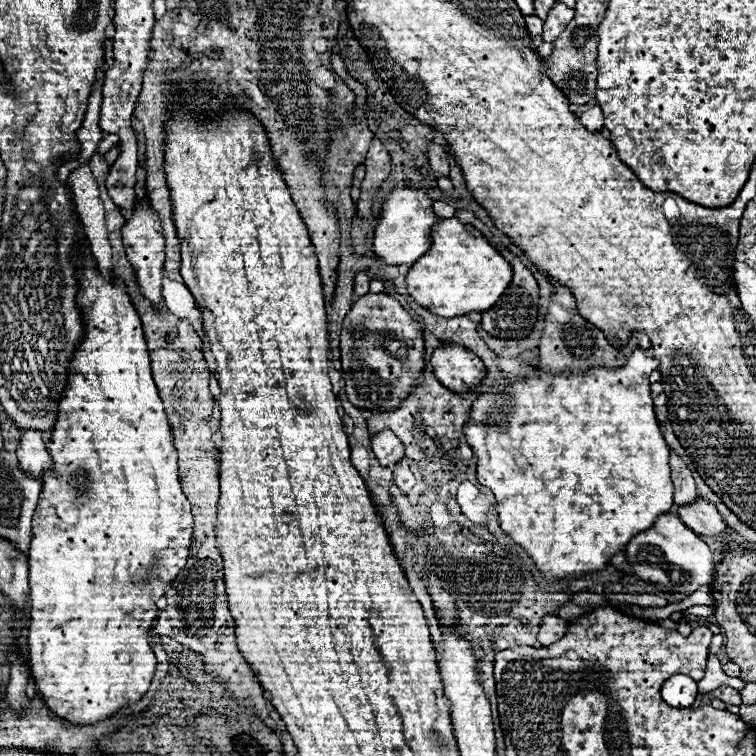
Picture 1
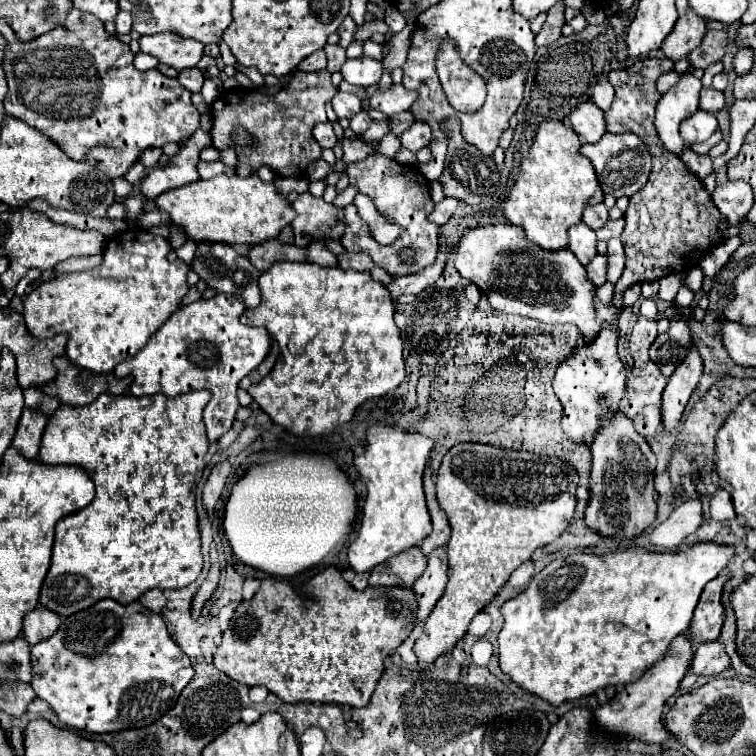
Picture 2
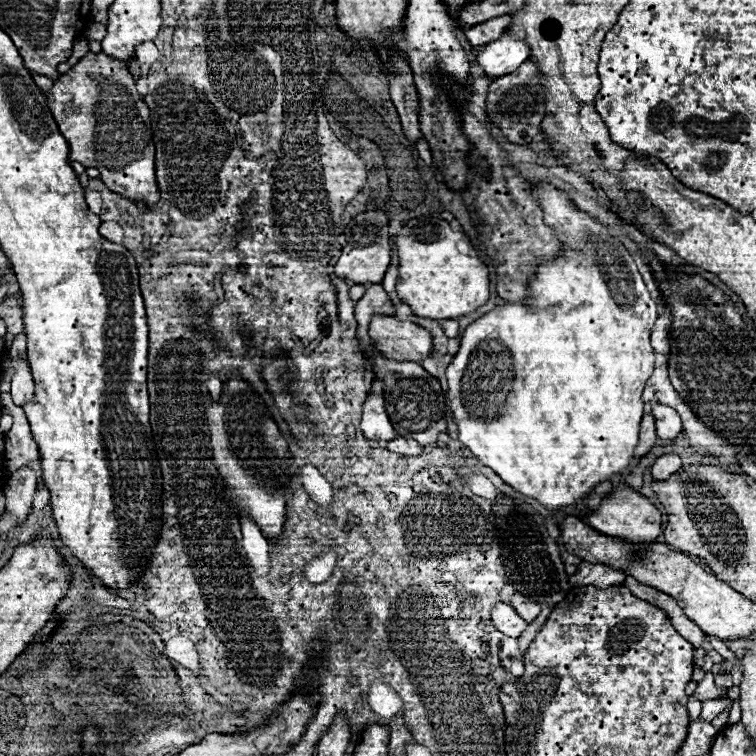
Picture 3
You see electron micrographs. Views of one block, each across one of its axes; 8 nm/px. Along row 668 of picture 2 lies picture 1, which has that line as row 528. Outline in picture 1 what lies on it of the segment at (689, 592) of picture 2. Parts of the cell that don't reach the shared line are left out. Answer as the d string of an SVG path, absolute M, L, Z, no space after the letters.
M636 348L628 356L626 364L622 364L620 368L600 366L600 368L590 368L586 372L580 372L580 374L572 374L568 370L550 374L540 368L538 360L532 362L532 368L534 368L534 374L516 378L518 384L484 384L476 392L476 400L470 406L470 420L464 424L464 438L468 440L470 448L474 450L476 458L478 458L478 482L482 486L490 488L496 498L496 512L500 516L500 528L506 534L510 534L510 538L532 556L532 560L536 562L536 566L544 574L544 578L548 582L552 582L558 578L584 576L588 572L596 572L596 570L604 568L610 562L610 558L618 550L622 550L624 544L636 532L648 530L654 524L656 516L666 514L666 510L670 510L674 486L670 482L670 466L668 466L670 448L668 448L664 436L660 434L660 428L658 428L658 422L654 416L654 404L650 398L648 376L652 370L658 368L658 360L648 358L644 354L644 350Z

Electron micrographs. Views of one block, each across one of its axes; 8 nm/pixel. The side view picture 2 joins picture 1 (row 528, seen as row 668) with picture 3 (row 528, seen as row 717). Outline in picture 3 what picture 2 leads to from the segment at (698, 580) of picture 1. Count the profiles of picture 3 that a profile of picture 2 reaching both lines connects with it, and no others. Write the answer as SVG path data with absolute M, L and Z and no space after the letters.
M622 488L622 490L616 490L612 492L606 500L602 500L600 508L596 512L592 512L586 522L602 532L602 534L612 534L616 538L622 538L626 540L628 544L632 546L648 546L648 544L654 544L660 536L660 512L656 510L654 504L648 502L648 498L640 496L638 492L634 492L632 488Z

